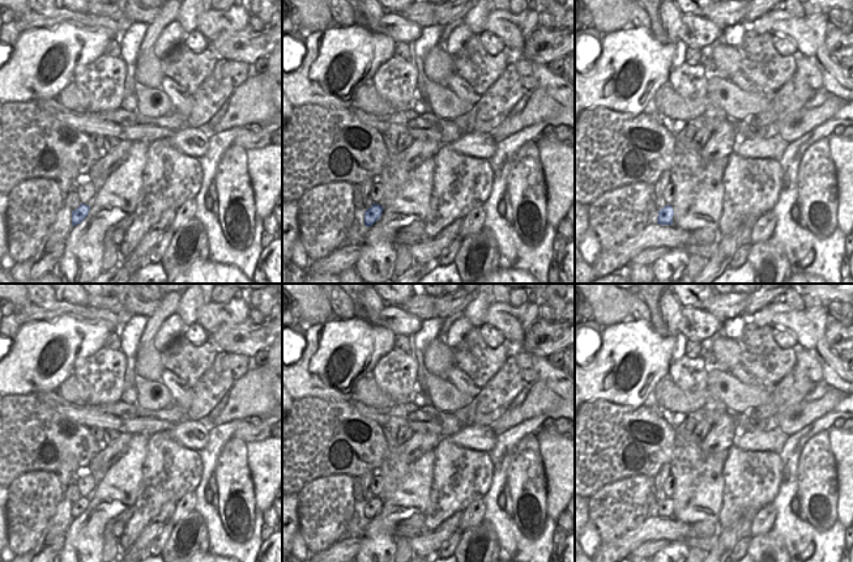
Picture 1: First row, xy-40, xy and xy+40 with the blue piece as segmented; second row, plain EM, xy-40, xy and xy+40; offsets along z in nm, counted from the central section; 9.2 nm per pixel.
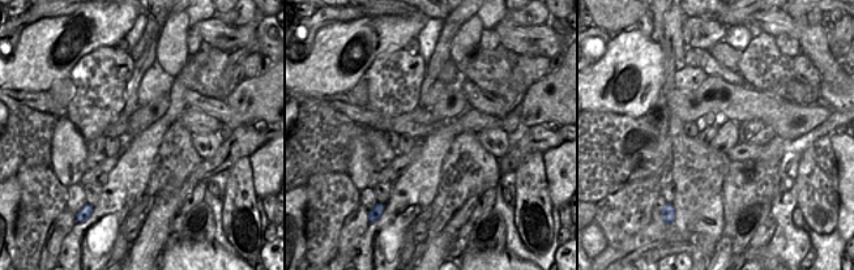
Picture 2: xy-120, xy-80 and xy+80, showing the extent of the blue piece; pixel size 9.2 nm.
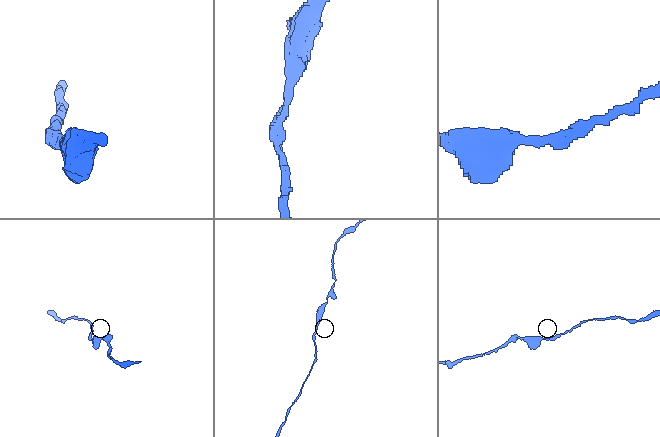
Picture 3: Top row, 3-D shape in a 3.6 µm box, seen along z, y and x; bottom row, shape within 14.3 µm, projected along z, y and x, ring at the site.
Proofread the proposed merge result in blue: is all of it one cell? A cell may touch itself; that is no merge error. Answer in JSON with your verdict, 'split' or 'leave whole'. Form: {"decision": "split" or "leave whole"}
{"decision": "leave whole"}

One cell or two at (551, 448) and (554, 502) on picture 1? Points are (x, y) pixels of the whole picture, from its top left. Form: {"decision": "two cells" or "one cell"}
{"decision": "one cell"}

